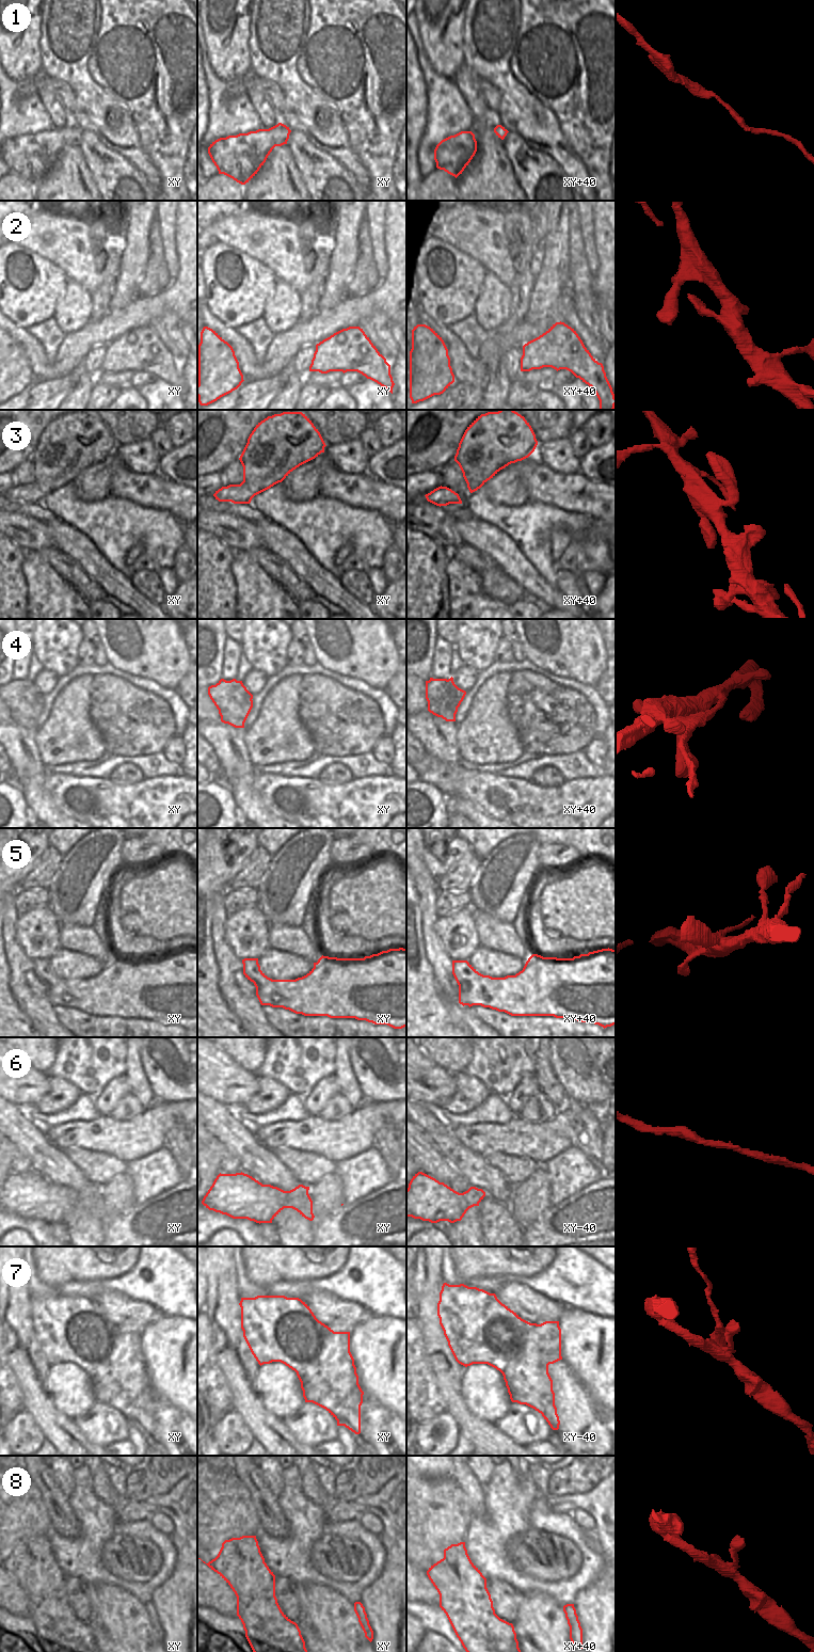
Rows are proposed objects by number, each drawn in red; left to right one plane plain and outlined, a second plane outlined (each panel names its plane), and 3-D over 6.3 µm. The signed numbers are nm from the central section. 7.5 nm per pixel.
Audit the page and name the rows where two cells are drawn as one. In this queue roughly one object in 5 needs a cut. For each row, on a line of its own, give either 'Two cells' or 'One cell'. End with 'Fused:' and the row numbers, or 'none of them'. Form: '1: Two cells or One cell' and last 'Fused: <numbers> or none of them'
1: One cell
2: One cell
3: One cell
4: Two cells
5: One cell
6: One cell
7: Two cells
8: One cell
Fused: 4, 7

